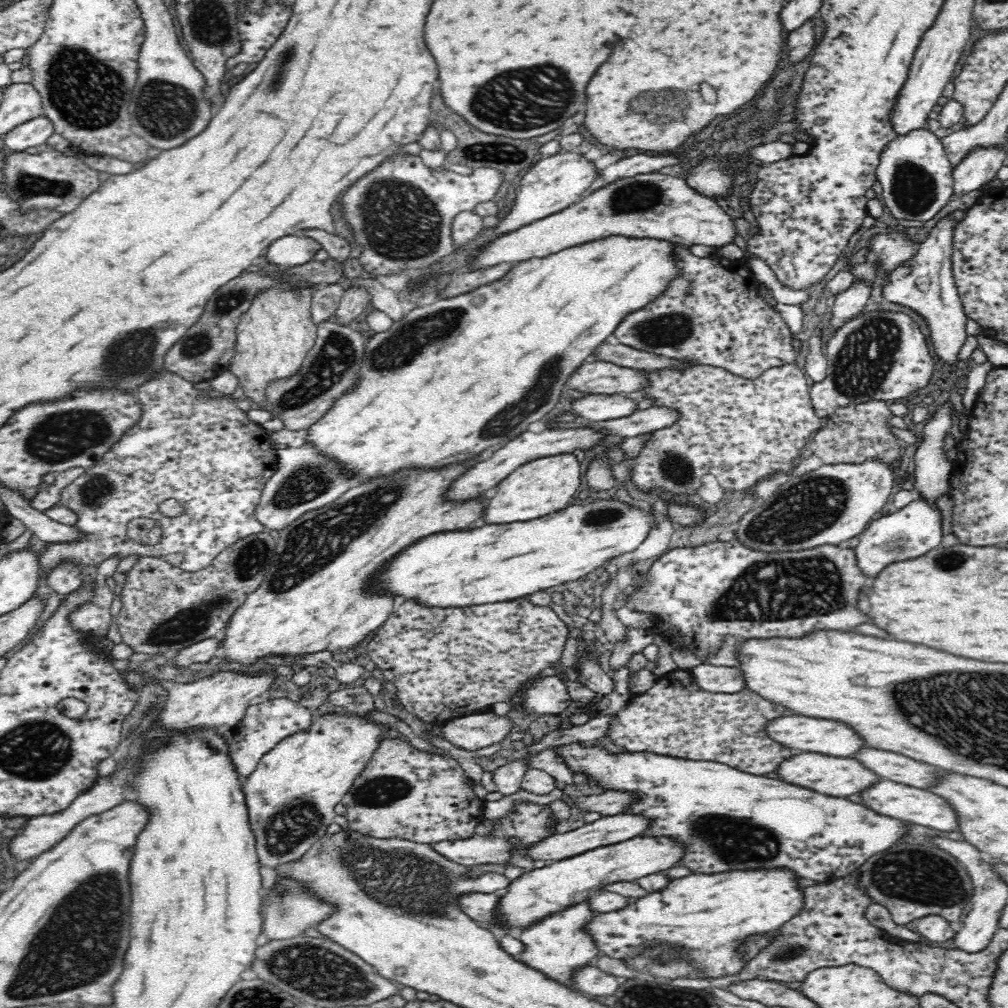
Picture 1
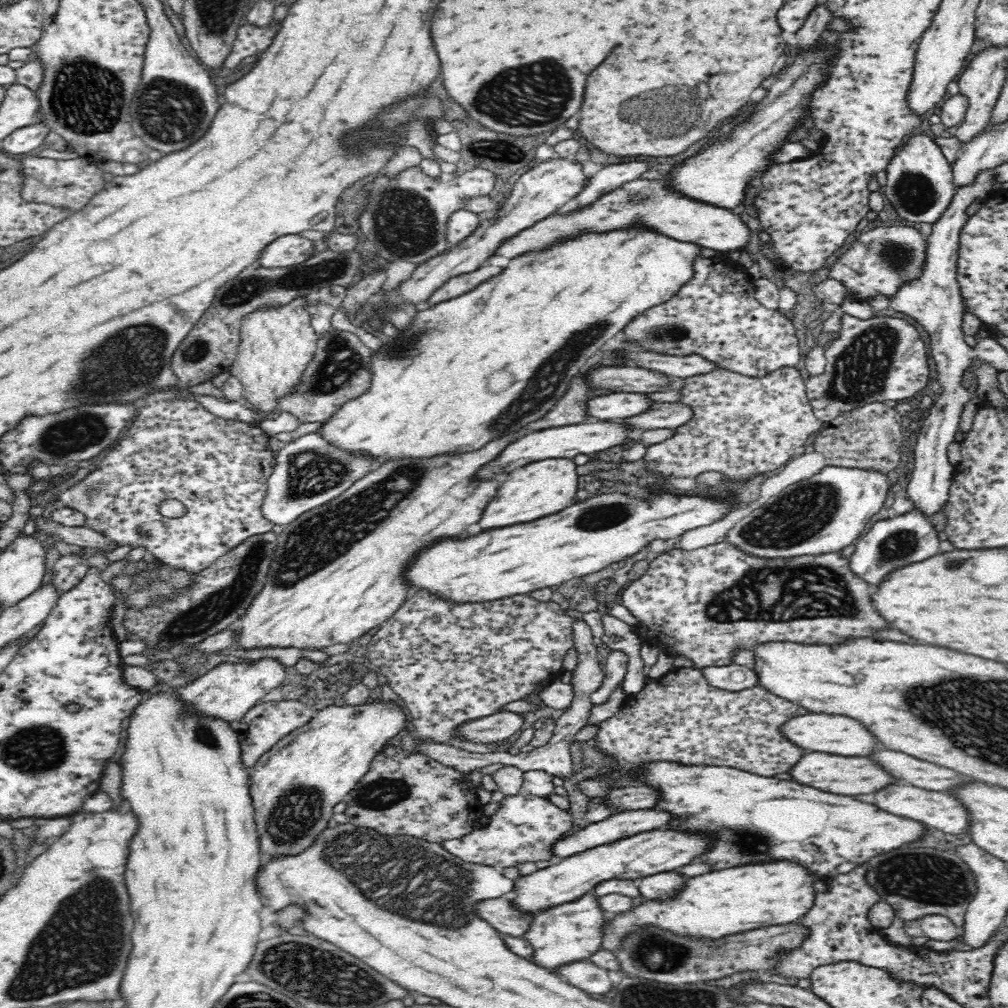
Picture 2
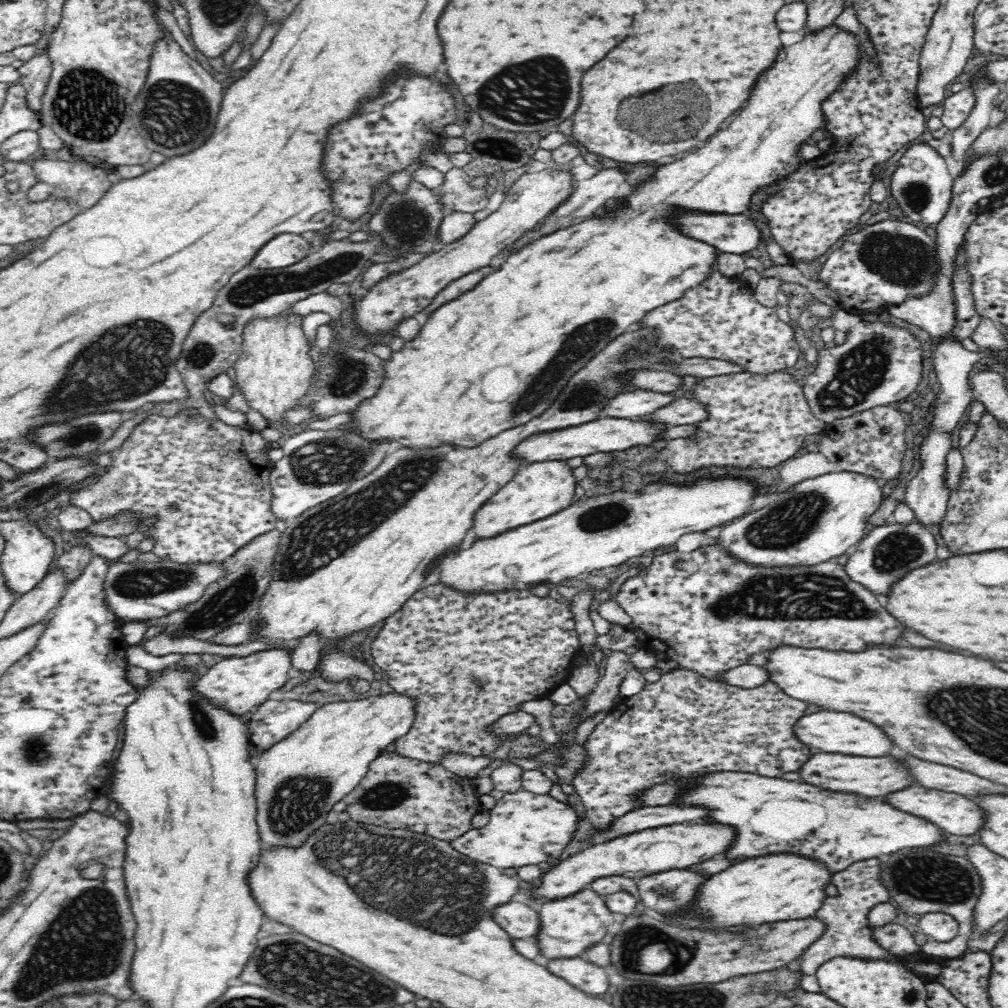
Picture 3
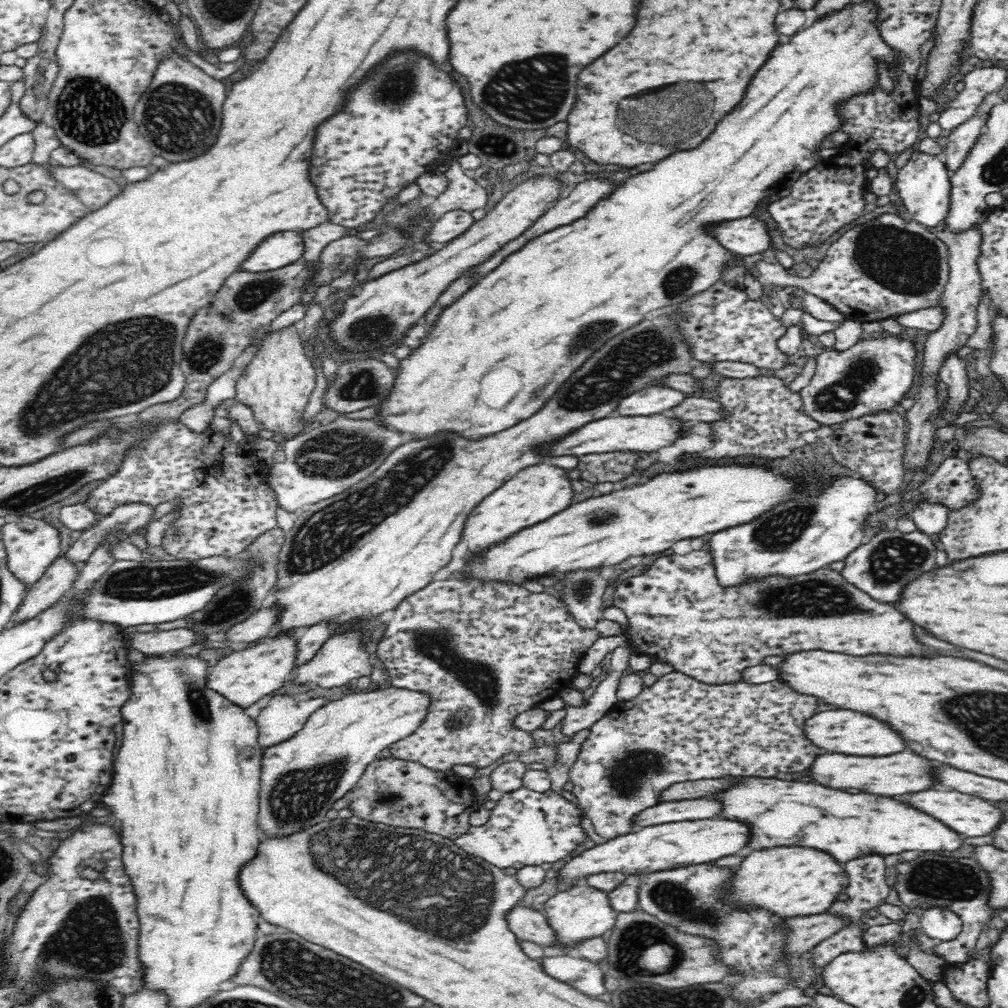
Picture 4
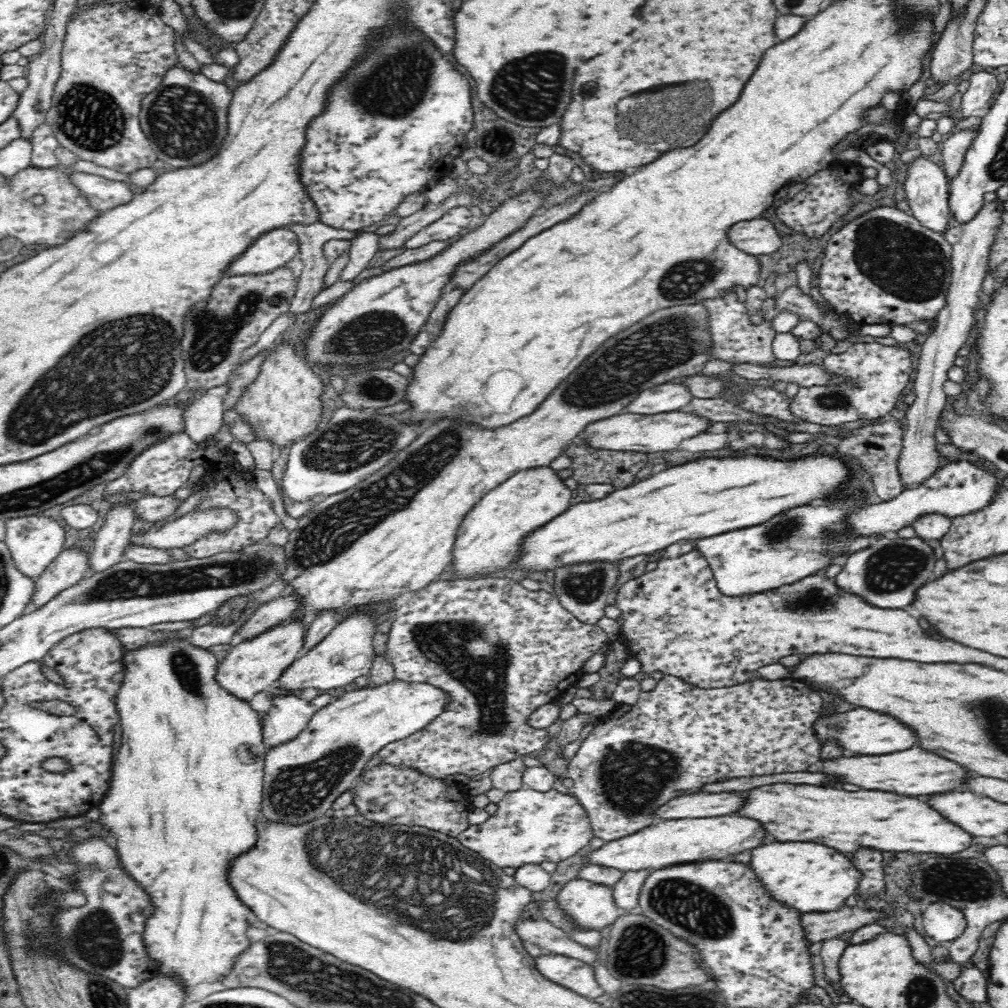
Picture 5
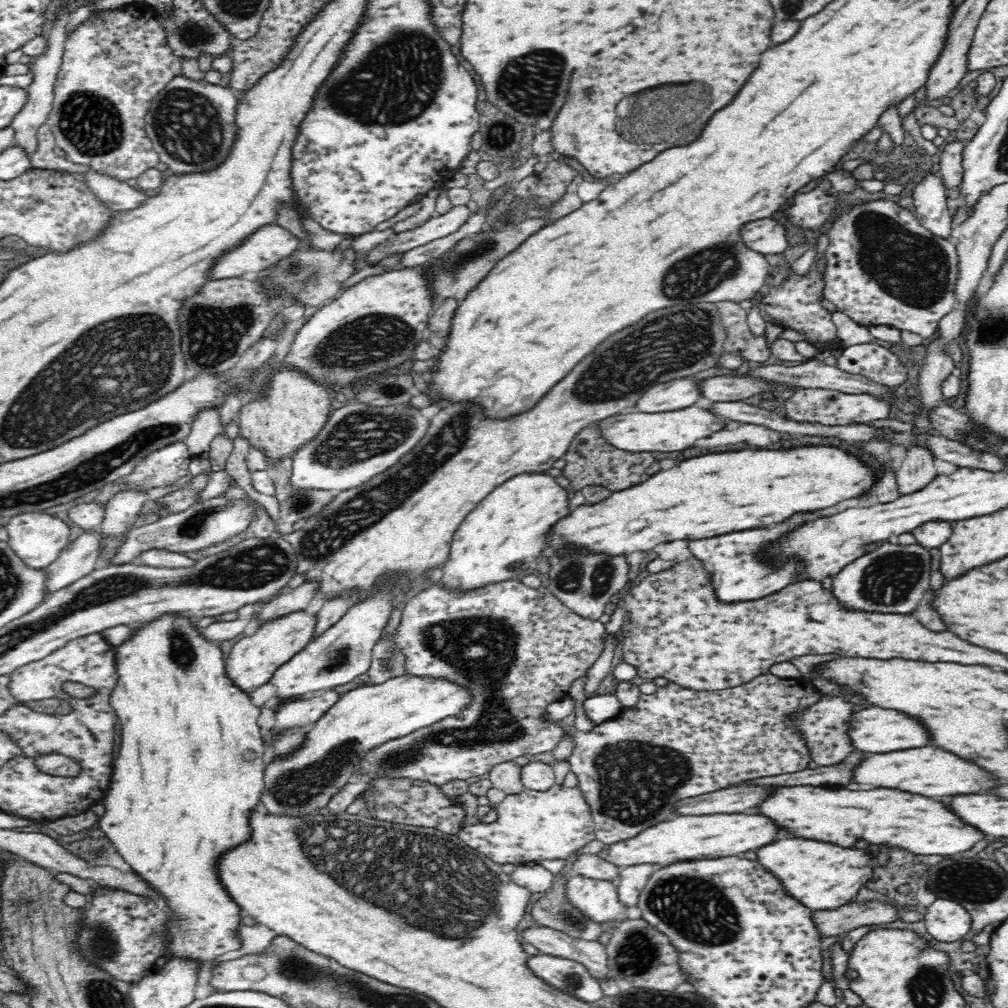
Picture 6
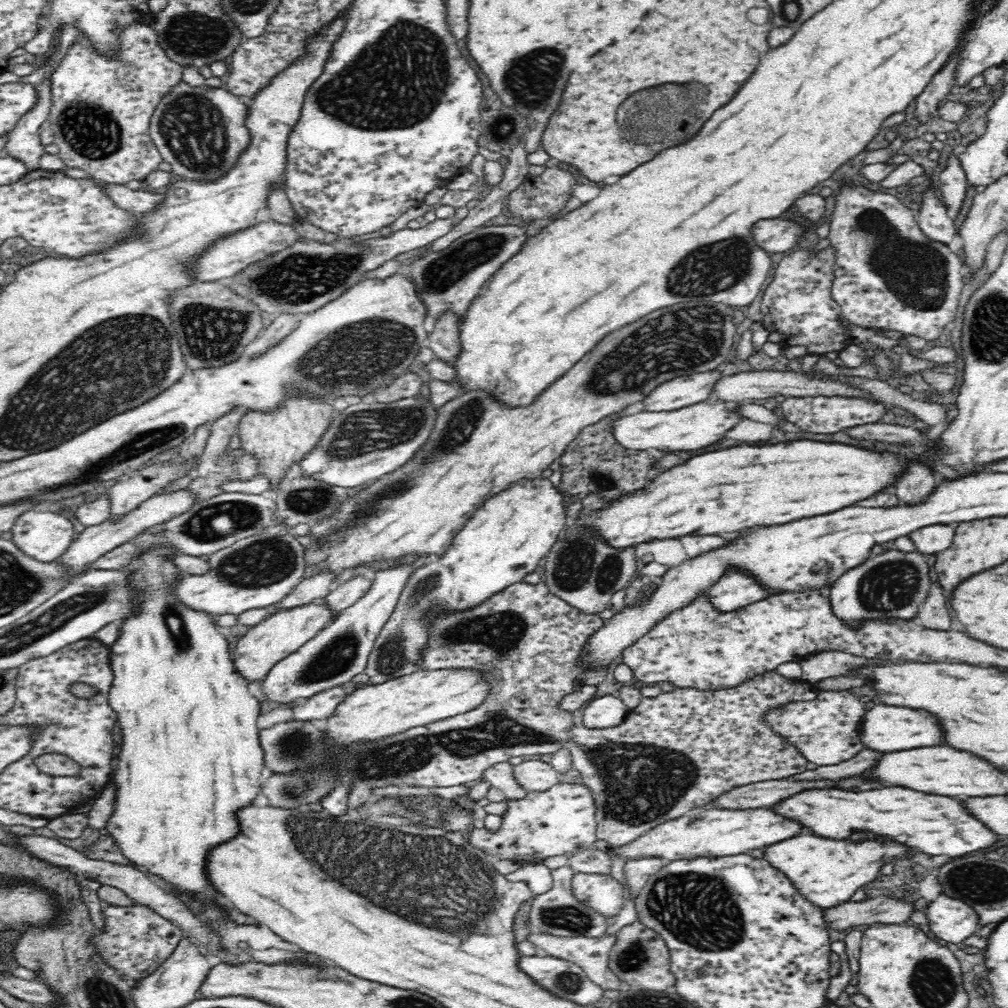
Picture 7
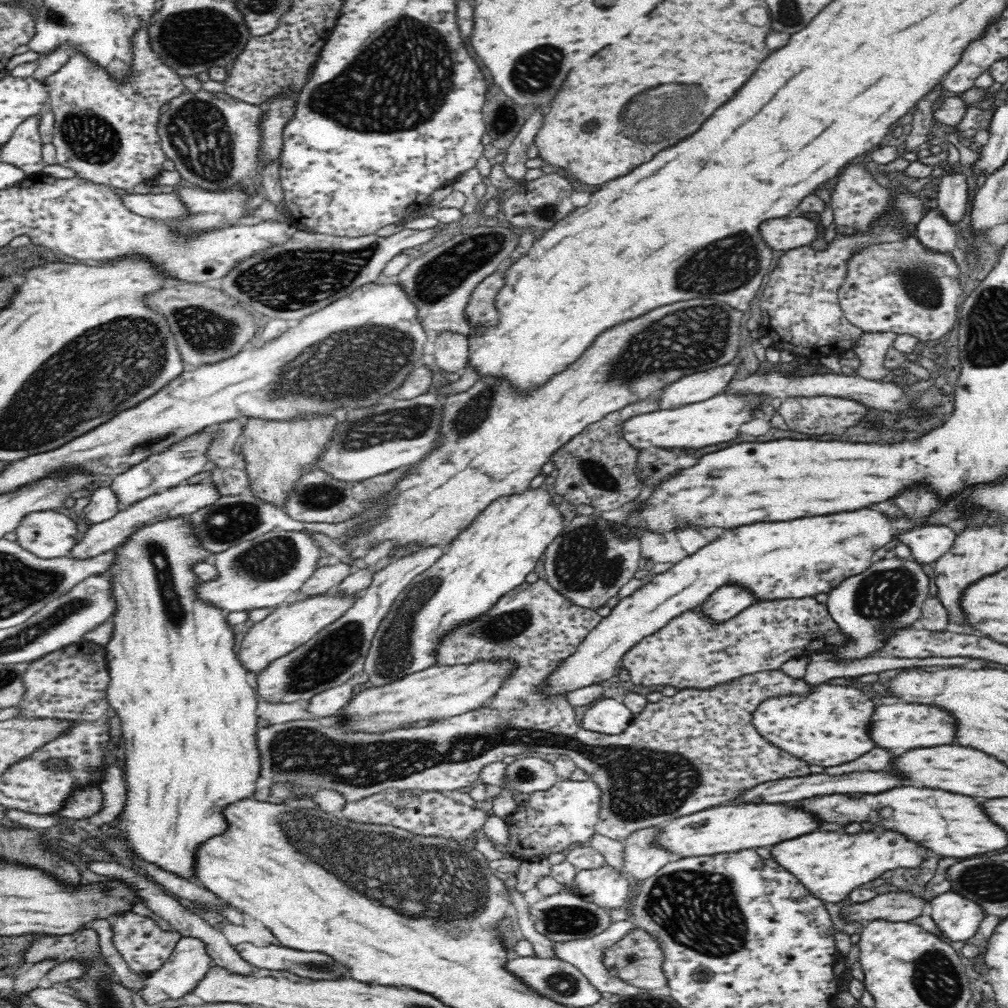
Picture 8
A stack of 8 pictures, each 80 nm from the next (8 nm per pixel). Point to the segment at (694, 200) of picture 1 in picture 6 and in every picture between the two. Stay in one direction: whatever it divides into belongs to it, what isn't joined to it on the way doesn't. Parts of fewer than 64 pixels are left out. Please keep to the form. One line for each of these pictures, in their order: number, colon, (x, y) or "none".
2: (646, 200)
3: (738, 234)
4: (748, 236)
5: (760, 236)
6: (768, 236)

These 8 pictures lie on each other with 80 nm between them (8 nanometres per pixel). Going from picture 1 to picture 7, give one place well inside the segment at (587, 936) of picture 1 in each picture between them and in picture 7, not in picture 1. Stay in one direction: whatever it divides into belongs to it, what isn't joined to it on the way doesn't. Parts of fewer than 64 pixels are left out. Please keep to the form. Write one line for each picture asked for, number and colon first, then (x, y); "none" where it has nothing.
2: (573, 931)
3: (570, 923)
4: (579, 911)
5: (593, 906)
6: (598, 899)
7: (602, 893)

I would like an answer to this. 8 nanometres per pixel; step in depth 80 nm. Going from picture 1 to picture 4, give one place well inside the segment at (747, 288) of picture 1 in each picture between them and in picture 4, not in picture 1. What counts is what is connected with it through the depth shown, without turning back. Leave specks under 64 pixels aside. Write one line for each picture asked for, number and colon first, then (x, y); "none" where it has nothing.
2: (716, 315)
3: (721, 319)
4: (724, 325)

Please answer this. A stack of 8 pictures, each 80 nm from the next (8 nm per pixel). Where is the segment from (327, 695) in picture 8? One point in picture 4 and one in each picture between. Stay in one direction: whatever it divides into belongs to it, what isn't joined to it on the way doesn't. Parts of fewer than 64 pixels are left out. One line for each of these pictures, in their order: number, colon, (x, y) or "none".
4: (283, 716)
5: (289, 715)
6: (298, 712)
7: (323, 705)

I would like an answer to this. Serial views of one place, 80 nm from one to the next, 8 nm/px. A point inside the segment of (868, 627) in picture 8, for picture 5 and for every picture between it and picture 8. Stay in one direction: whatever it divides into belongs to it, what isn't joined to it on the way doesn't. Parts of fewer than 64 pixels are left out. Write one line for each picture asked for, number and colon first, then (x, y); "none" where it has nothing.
5: (889, 574)
6: (894, 579)
7: (892, 585)

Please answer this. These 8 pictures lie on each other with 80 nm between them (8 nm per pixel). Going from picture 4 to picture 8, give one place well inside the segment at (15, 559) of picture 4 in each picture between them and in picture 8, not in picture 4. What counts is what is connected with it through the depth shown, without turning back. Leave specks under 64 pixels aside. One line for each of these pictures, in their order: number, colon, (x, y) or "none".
5: (35, 541)
6: (37, 537)
7: (46, 536)
8: (50, 534)

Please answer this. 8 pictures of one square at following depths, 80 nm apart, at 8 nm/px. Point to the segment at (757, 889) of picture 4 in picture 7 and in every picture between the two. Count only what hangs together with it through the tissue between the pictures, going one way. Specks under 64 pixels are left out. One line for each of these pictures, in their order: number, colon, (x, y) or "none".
5: (809, 876)
6: (823, 876)
7: (828, 871)

